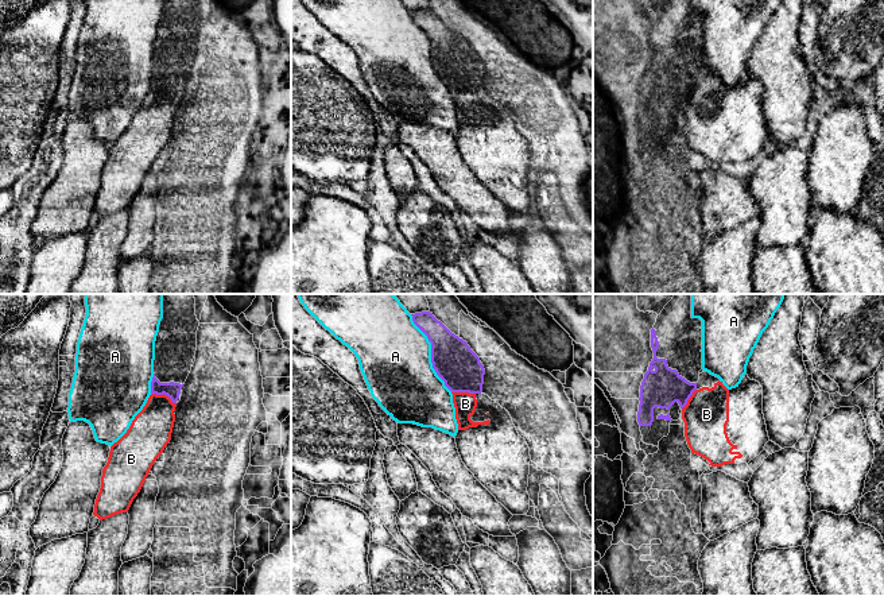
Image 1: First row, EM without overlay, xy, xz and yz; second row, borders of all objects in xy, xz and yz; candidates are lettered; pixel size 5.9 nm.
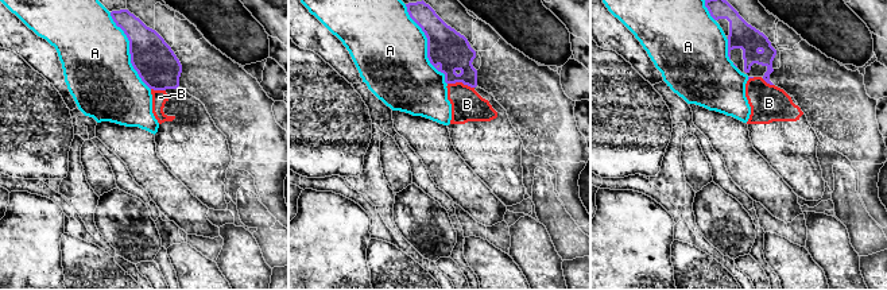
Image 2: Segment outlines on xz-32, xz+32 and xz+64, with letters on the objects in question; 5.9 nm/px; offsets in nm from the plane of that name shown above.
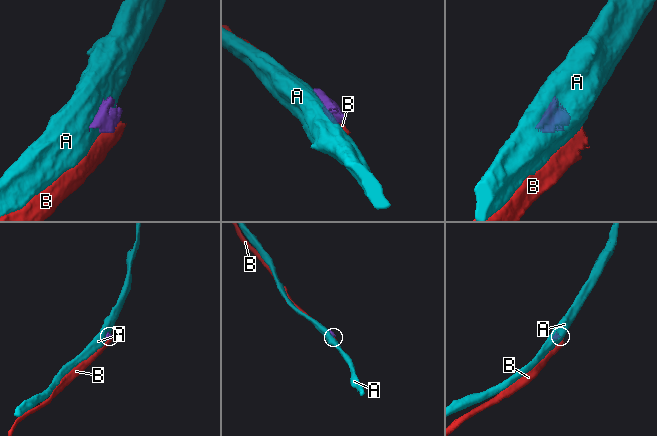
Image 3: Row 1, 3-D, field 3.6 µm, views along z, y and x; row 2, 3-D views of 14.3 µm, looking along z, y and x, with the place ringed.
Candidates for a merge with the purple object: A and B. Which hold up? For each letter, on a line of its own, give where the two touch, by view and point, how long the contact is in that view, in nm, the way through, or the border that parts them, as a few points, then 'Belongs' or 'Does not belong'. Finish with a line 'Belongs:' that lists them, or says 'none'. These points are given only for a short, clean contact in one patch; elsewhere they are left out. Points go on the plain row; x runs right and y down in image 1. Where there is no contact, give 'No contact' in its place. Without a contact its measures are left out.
A: Touches purple at xz (431, 51). Shared border 550 nm. Does not belong
B: Touches purple at xy (163, 91). Shared border 160 nm. Boundary: xy (151, 92), (165, 92), (175, 101). Does not belong
Belongs: none

